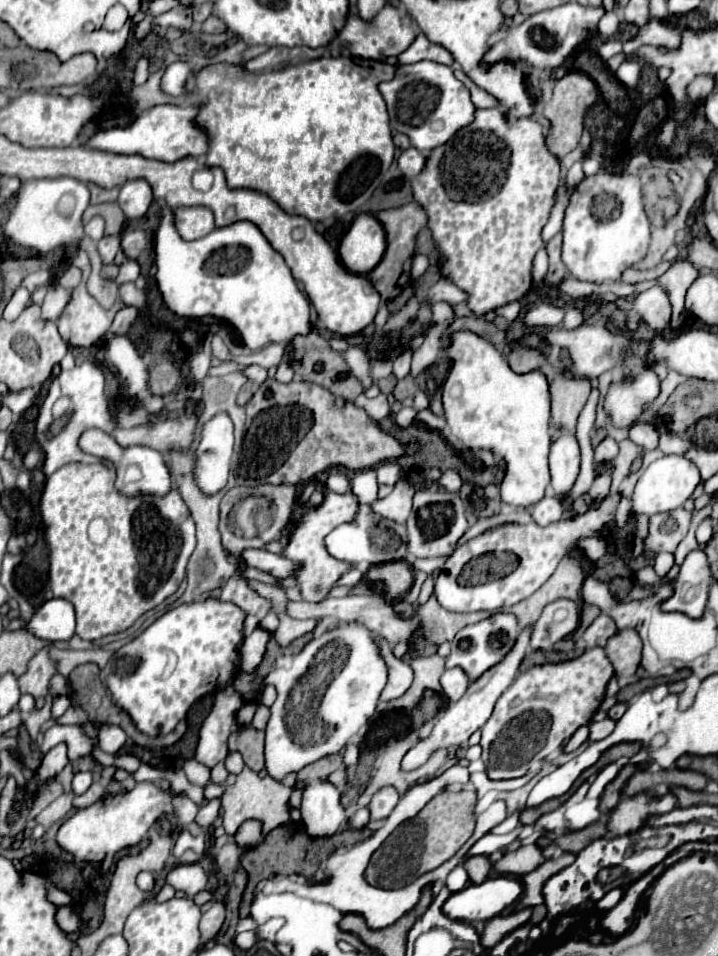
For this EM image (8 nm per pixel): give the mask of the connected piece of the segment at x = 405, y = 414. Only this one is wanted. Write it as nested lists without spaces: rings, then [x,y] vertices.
[[[402,407],[398,413],[396,413],[396,423],[400,425],[400,427],[408,427],[408,425],[412,425],[412,421],[416,419],[416,409],[414,407]]]

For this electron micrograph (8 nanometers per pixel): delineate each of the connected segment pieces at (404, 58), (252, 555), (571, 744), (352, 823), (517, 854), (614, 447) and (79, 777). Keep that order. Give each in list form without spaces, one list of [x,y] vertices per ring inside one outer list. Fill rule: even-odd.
[[[418,35],[416,41],[404,51],[398,55],[398,63],[400,65],[410,65],[410,63],[418,63],[418,61],[434,61],[434,63],[442,63],[442,65],[448,65],[452,67],[454,59],[452,55],[440,47],[440,45],[434,45],[426,39],[426,35]]]
[[[246,549],[242,551],[242,559],[246,561],[246,565],[266,571],[272,577],[290,577],[294,571],[294,563],[290,559],[262,549]]]
[[[588,723],[586,725],[582,725],[582,727],[578,727],[578,731],[574,731],[574,735],[570,737],[570,741],[566,743],[566,747],[564,747],[564,751],[566,753],[570,753],[570,751],[576,751],[584,741],[588,739]]]
[[[366,807],[358,809],[350,819],[348,819],[348,827],[352,829],[364,829],[368,825],[368,819],[370,819],[370,811]]]
[[[522,845],[518,851],[504,853],[502,859],[494,863],[494,869],[502,875],[526,875],[544,863],[542,851],[538,845]]]
[[[606,437],[596,449],[594,449],[594,461],[596,463],[610,463],[618,455],[618,443],[612,437]]]
[[[76,773],[72,779],[72,793],[74,795],[82,795],[86,793],[86,789],[92,785],[92,773]]]

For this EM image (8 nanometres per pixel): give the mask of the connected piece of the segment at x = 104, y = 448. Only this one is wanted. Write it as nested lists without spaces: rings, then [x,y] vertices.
[[[90,429],[80,437],[80,447],[86,453],[98,455],[108,459],[114,469],[116,469],[116,489],[126,495],[126,497],[134,497],[134,495],[168,495],[172,489],[172,471],[168,467],[168,461],[164,459],[164,455],[152,447],[146,445],[132,445],[132,447],[120,447],[116,443],[114,437],[106,435],[100,429]]]

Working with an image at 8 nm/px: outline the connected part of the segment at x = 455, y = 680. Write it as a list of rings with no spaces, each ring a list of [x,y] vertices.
[[[454,667],[454,669],[446,669],[442,673],[442,689],[444,689],[444,695],[450,699],[450,701],[458,701],[466,689],[468,689],[468,683],[470,683],[470,677],[460,669],[460,667]]]

